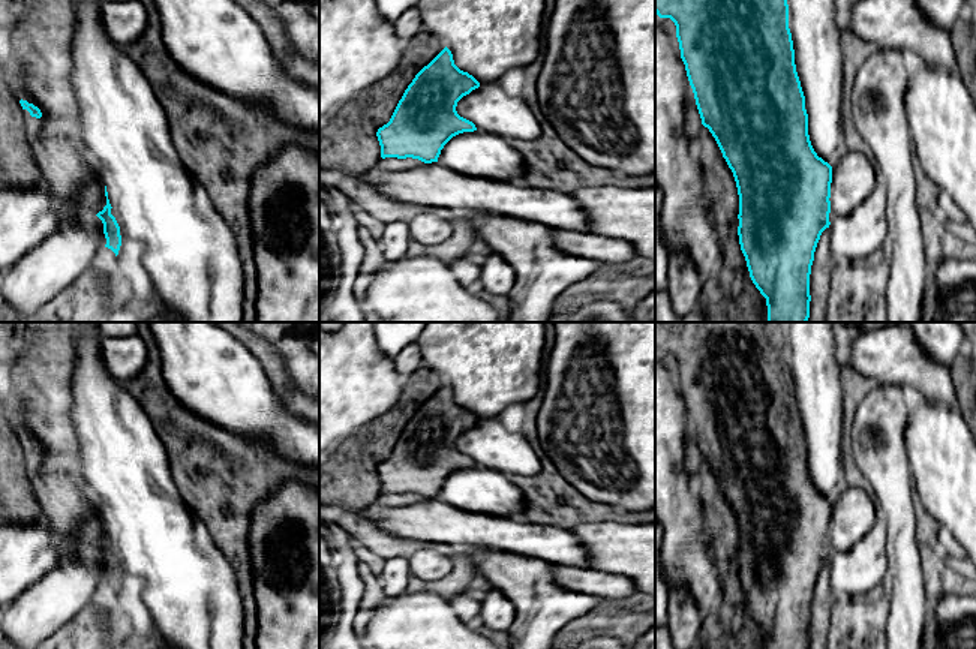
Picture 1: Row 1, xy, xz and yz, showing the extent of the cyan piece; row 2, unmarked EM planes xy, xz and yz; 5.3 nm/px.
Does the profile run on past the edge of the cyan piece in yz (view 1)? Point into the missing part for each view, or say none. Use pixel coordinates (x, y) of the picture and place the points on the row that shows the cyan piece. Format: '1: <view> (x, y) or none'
1: none

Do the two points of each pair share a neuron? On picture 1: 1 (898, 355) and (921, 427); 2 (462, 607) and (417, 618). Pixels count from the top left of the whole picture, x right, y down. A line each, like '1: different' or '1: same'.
1: different
2: different

